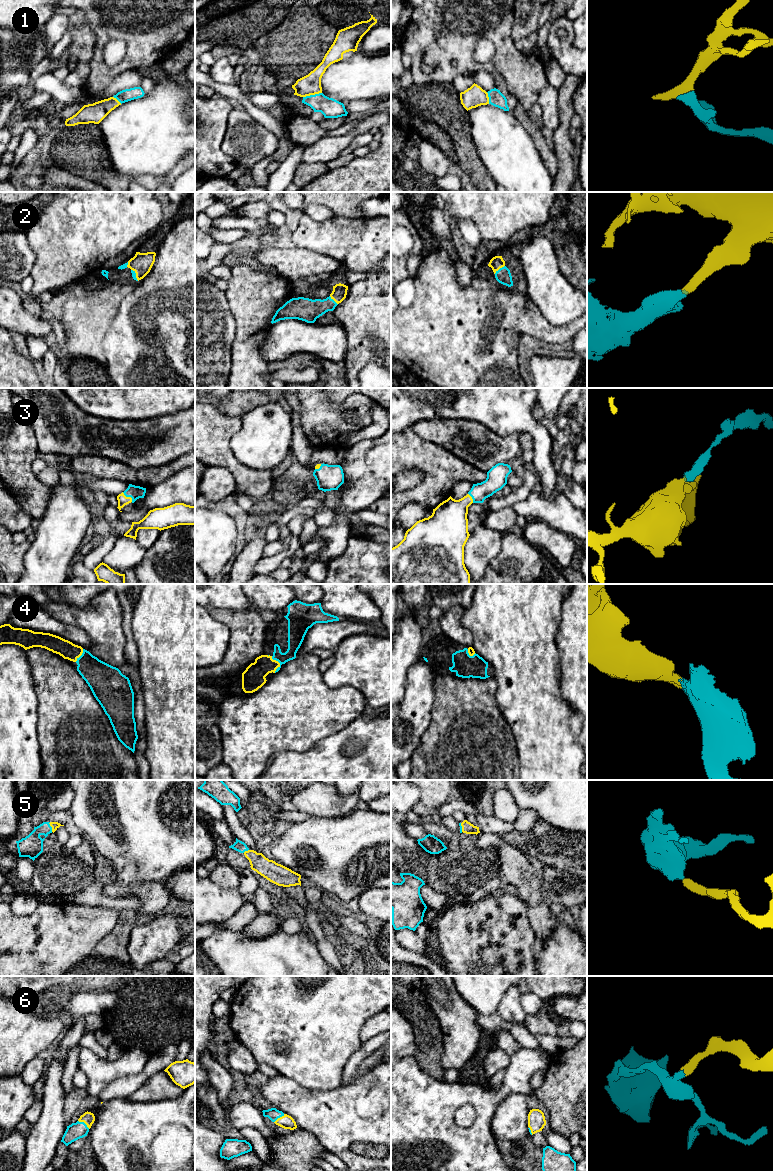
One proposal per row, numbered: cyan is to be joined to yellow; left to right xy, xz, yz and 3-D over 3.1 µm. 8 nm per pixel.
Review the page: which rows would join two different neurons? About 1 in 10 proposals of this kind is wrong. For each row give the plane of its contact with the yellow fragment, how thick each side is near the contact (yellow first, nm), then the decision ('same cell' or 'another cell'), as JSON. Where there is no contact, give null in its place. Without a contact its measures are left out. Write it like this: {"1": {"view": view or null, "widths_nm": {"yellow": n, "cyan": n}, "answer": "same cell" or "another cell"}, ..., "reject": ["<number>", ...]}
{"1": {"view": "xz", "widths_nm": {"yellow": 160, "cyan": 160}, "answer": "same cell"}, "2": {"view": "yz", "widths_nm": {"yellow": 110, "cyan": 120}, "answer": "same cell"}, "3": {"view": "xy", "widths_nm": {"yellow": 80, "cyan": 110}, "answer": "same cell"}, "4": {"view": "xz", "widths_nm": {"yellow": 190, "cyan": 130}, "answer": "same cell"}, "5": {"view": "xy", "widths_nm": {"yellow": 60, "cyan": 180}, "answer": "same cell"}, "6": {"view": "xy", "widths_nm": {"yellow": 100, "cyan": 140}, "answer": "same cell"}, "reject": []}

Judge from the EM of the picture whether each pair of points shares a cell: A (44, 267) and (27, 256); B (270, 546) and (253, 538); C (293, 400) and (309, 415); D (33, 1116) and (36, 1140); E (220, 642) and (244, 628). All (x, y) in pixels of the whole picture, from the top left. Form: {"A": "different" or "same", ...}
{"A": "different", "B": "different", "C": "different", "D": "different", "E": "different"}

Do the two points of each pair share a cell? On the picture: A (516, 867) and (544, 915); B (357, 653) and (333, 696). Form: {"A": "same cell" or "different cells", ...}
{"A": "same cell", "B": "different cells"}

